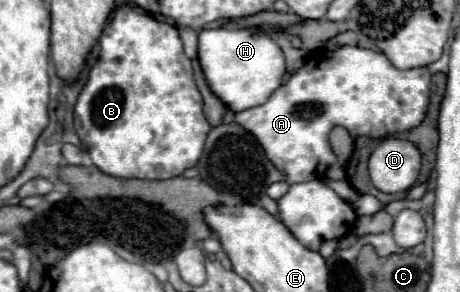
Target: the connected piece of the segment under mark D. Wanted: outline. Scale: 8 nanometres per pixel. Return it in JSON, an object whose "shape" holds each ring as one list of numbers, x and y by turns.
{"shape":[[387,136,369,158,369,176,381,192,409,190,421,170,421,152,417,144]]}

